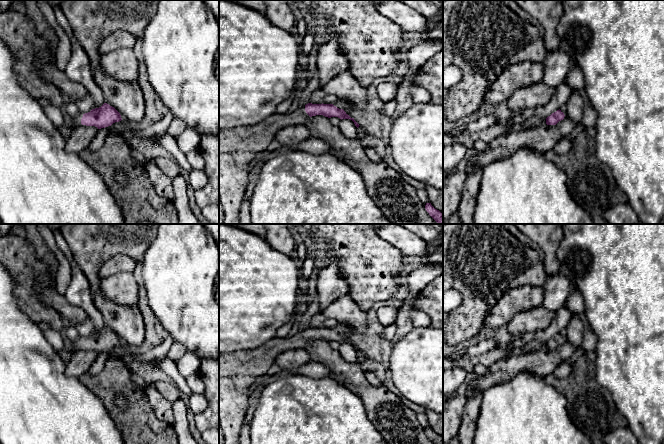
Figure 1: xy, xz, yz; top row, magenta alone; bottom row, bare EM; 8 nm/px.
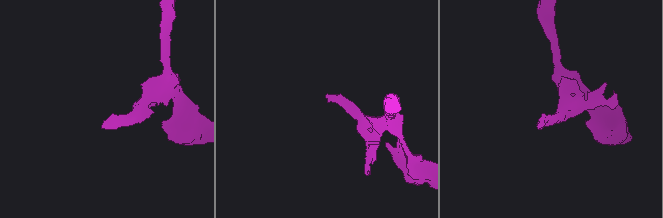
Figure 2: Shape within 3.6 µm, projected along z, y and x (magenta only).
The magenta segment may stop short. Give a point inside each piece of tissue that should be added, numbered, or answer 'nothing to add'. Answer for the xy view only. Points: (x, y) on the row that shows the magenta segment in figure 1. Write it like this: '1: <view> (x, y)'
1: xy (77, 121)

